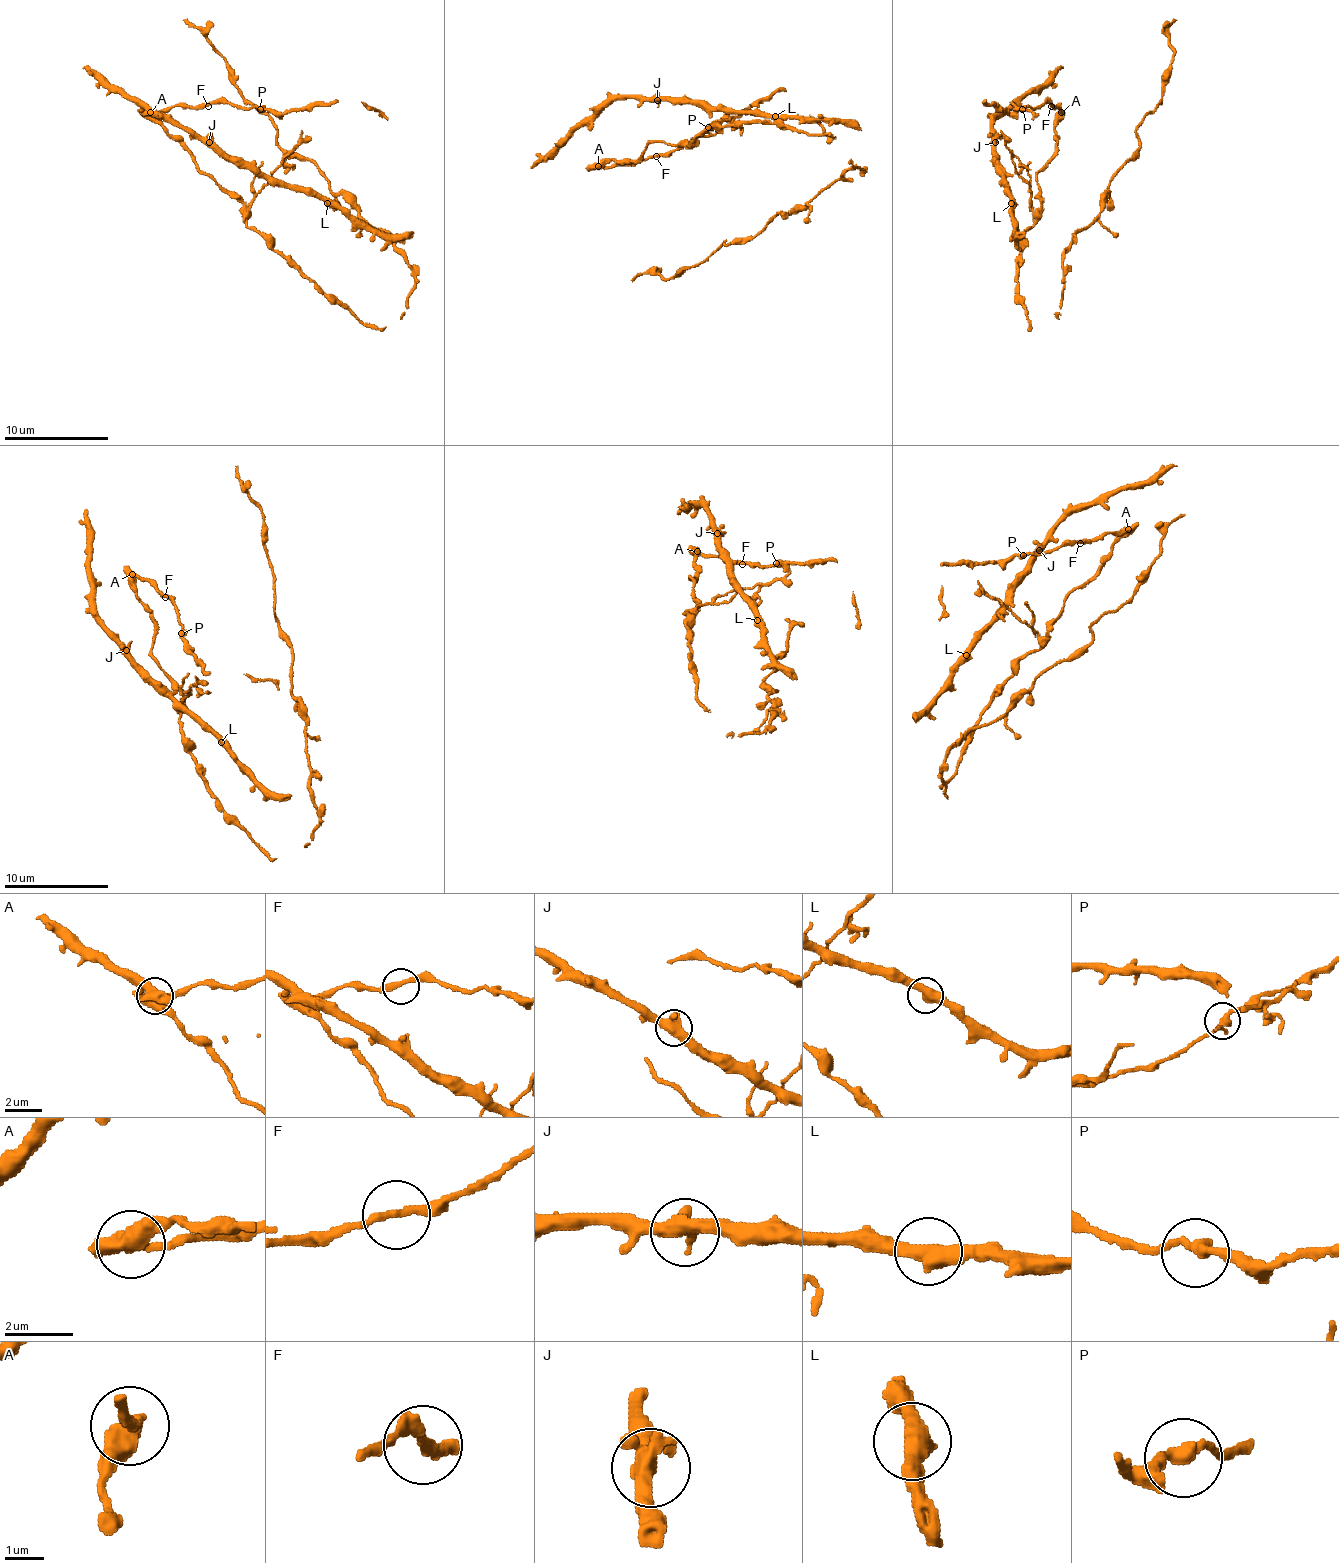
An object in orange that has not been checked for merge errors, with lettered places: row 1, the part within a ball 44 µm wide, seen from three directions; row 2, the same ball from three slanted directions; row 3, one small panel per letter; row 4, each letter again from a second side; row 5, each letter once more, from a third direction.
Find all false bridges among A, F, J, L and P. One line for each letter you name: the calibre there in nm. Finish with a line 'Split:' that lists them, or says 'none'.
A: 550 nm thick
Split: A

